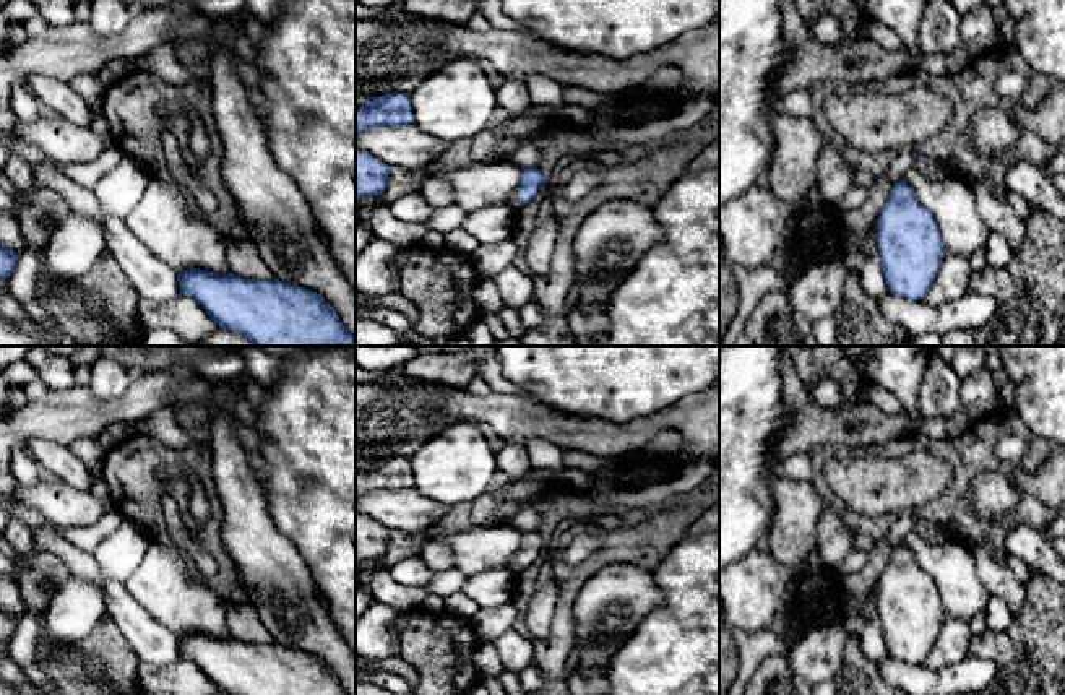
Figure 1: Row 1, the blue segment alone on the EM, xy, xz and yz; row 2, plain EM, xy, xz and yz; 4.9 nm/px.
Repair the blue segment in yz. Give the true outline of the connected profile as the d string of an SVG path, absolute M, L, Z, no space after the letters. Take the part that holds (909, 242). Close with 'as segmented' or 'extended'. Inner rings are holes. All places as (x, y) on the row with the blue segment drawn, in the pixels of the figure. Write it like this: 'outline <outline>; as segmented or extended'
outline M898 182L878 214L877 245L891 294L922 300L945 253L940 227L912 187Z; as segmented

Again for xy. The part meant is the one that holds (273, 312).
outline M200 268L177 274L180 294L193 297L219 328L245 336L252 346L356 346L356 336L318 294L279 279L257 281Z; as segmented

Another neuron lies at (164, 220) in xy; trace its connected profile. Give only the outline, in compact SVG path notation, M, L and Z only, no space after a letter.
M151 179L123 219L132 234L177 274L192 268L232 273L226 263L227 240L195 211L188 195L174 182Z

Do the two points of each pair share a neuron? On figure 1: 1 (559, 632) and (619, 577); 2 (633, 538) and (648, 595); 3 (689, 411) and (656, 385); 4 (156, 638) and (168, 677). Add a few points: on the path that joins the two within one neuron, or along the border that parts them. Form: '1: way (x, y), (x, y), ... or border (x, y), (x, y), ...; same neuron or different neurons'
1: border (586, 582), (573, 606), (573, 643); different neurons
2: border (603, 567), (627, 564), (640, 565), (651, 572); different neurons
3: border (702, 390), (685, 395), (666, 408); different neurons
4: border (181, 658), (169, 664), (142, 661); different neurons

